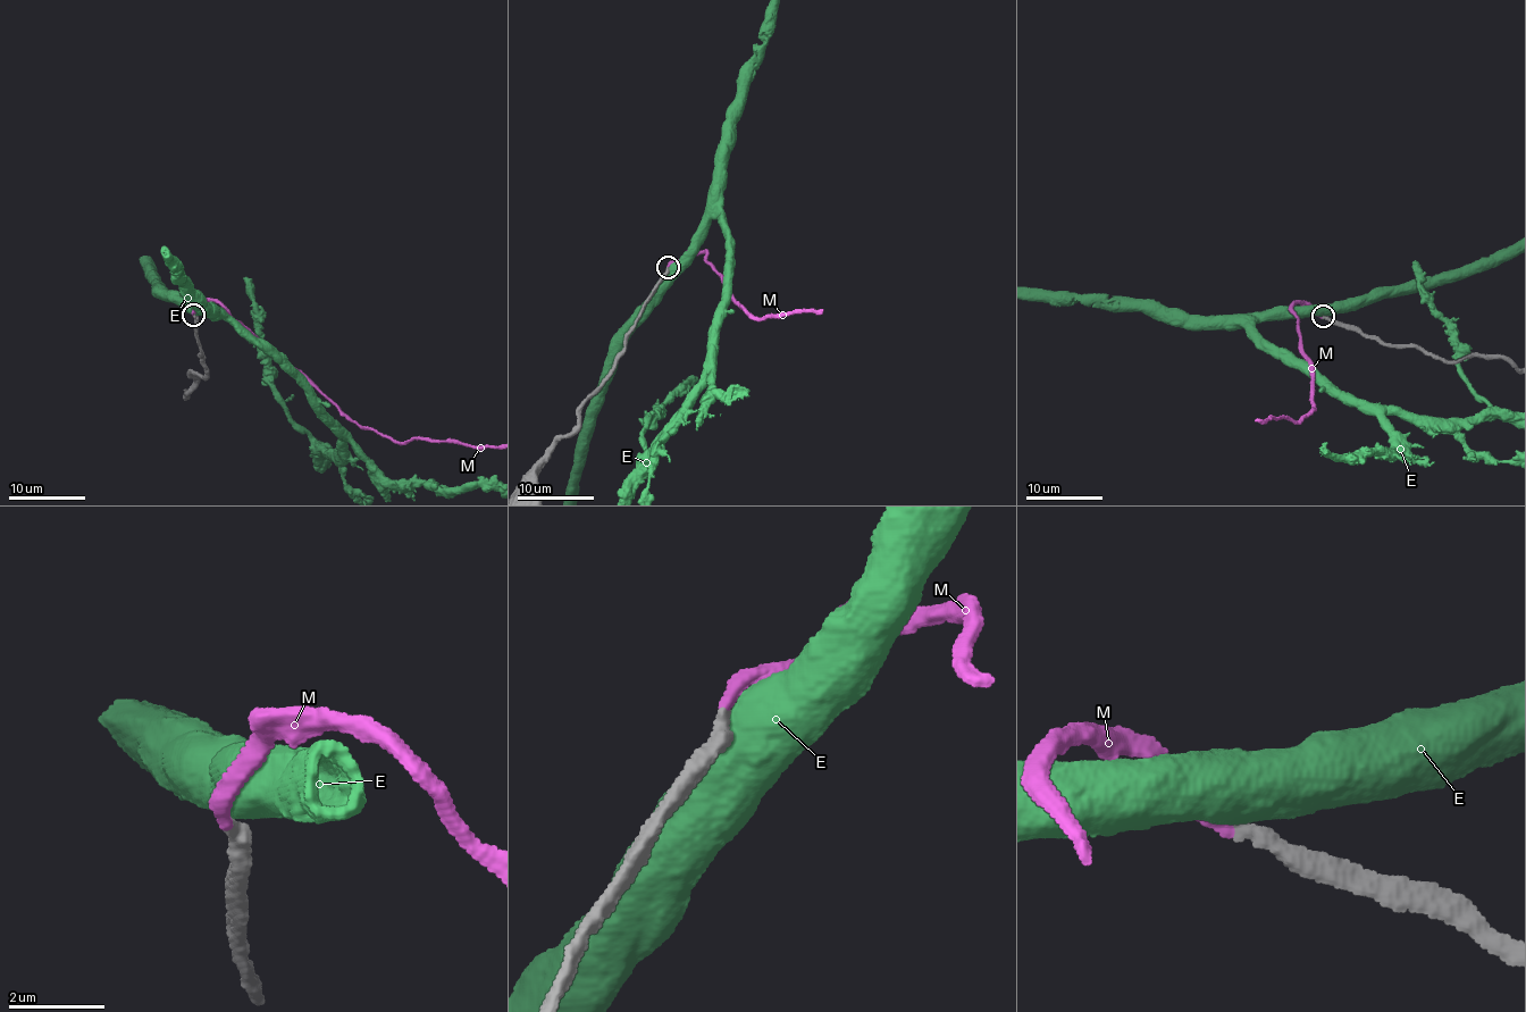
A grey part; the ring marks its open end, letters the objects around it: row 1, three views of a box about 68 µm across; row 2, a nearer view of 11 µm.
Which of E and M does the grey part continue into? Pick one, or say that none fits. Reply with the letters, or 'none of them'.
M

